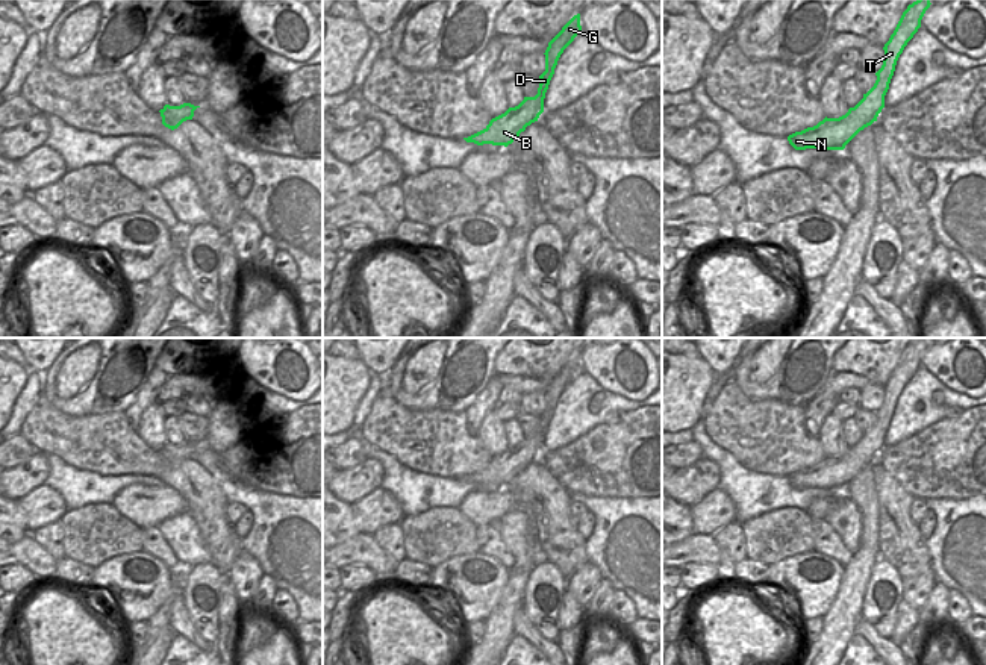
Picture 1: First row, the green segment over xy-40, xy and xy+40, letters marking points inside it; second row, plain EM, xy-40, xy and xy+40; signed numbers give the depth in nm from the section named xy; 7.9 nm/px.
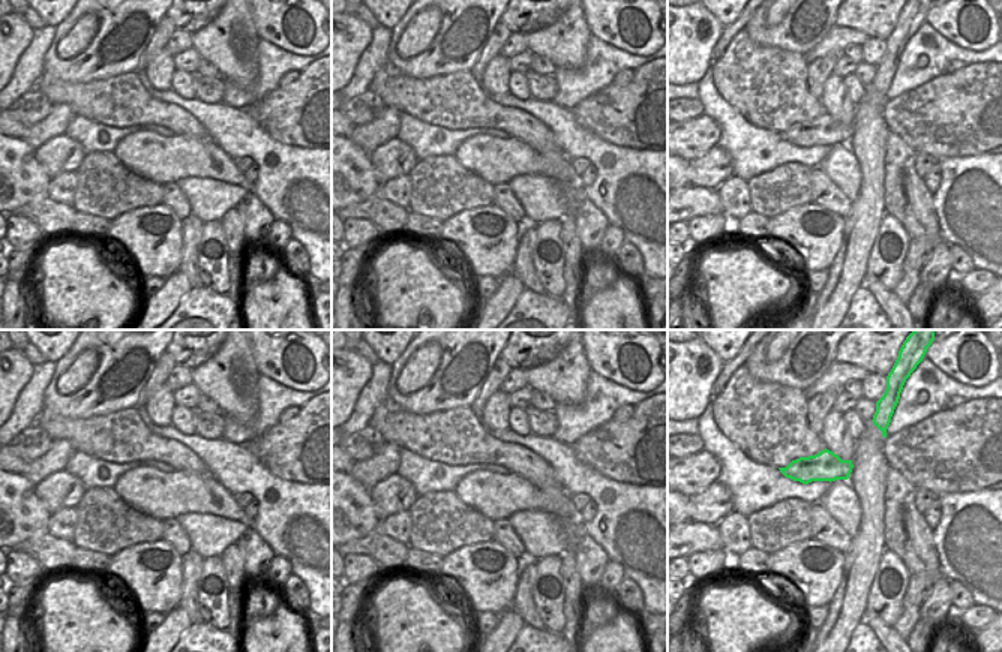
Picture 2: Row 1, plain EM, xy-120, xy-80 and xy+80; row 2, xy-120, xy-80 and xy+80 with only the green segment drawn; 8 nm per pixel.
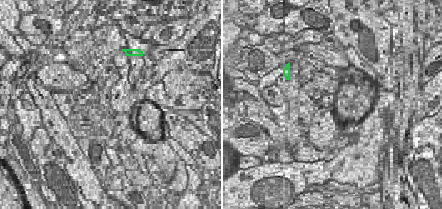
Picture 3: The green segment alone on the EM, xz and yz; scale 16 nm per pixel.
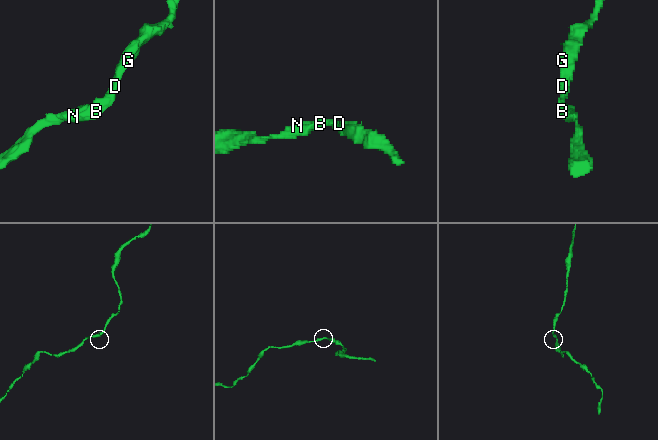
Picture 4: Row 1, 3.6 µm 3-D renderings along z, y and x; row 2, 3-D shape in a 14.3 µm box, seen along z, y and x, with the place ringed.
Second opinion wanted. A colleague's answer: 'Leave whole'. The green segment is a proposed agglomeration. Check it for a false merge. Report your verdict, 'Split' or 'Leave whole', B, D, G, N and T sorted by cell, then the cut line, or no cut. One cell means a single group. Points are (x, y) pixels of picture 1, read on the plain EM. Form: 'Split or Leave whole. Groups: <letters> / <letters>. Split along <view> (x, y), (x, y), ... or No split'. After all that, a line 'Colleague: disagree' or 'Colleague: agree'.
Leave whole. Groups: B D G N T. No split
Colleague: agree

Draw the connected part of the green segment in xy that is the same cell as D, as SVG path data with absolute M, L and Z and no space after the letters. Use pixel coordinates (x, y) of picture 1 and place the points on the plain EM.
M577 353L548 382L548 386L544 392L545 411L539 415L541 423L538 433L535 436L524 436L524 439L518 445L509 447L504 453L492 457L483 470L463 479L477 485L492 483L507 486L513 482L515 477L520 476L521 471L526 470L527 465L538 461L539 454L544 451L545 432L554 414L557 400L563 389L574 380L574 377L580 371L580 353Z

